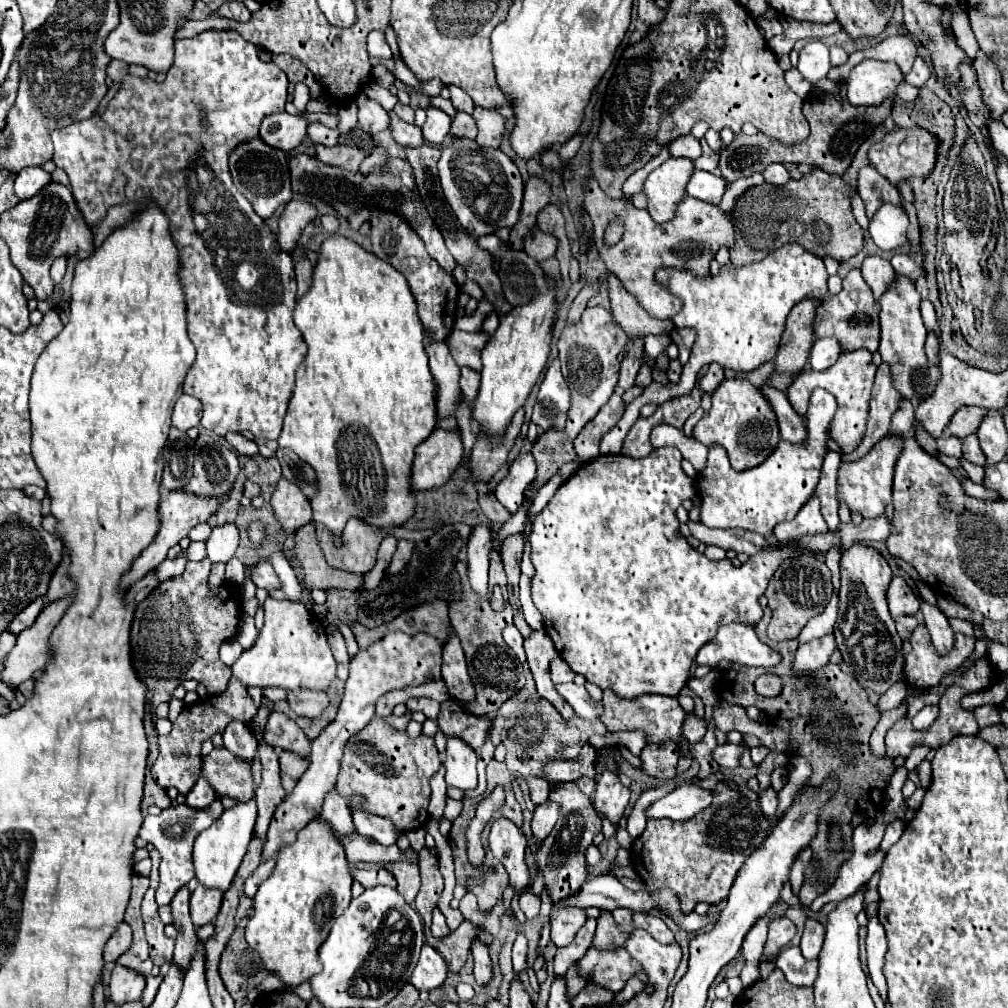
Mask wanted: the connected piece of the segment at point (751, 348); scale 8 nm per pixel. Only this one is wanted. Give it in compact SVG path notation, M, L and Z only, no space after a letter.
M782 245L776 249L776 253L770 253L752 265L722 265L718 275L708 273L700 277L686 269L664 267L656 271L656 281L682 301L682 309L672 323L680 329L694 329L696 341L692 345L690 359L682 369L680 383L650 383L640 397L626 406L624 415L615 427L603 436L600 441L601 455L621 452L629 430L640 416L642 405L662 405L672 397L688 395L696 383L696 373L704 365L720 363L722 367L734 371L754 371L762 363L774 359L790 309L804 299L822 301L828 293L828 273L824 261L800 245Z

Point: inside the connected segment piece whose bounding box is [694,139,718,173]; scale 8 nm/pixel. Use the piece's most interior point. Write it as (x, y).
(708, 161)

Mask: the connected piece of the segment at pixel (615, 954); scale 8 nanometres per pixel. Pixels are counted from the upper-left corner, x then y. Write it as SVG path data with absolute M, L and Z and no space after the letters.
M592 947L580 959L580 973L590 975L594 983L612 989L614 993L618 993L636 971L640 971L640 965L626 949L612 949L610 953Z

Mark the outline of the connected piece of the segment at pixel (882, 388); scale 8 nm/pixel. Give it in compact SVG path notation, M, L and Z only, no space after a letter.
M880 365L878 373L876 373L876 381L874 381L874 389L872 389L872 399L870 399L870 415L868 415L868 425L866 425L866 433L860 441L860 445L852 451L852 453L844 453L842 461L858 461L860 457L864 457L882 437L888 435L888 427L890 427L890 419L892 415L898 411L900 407L900 393L896 393L894 385L892 385L892 371L888 369L888 365Z

